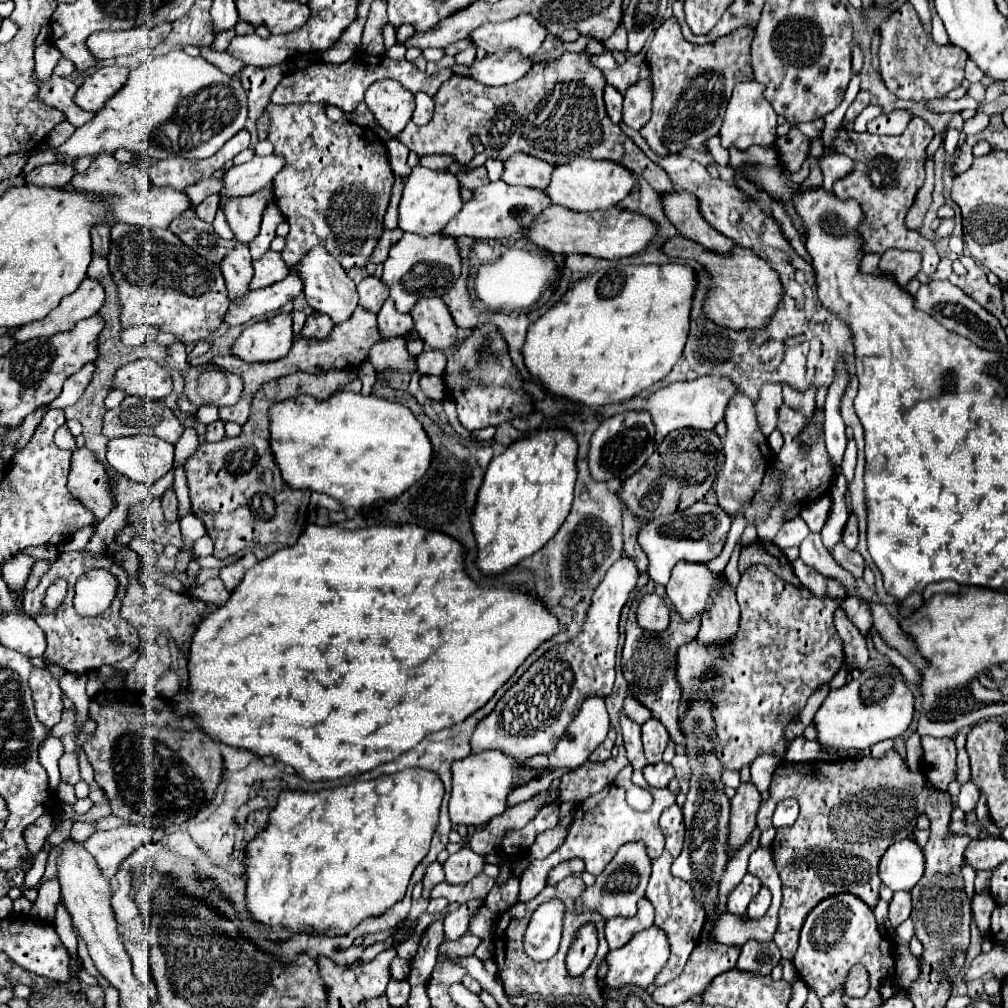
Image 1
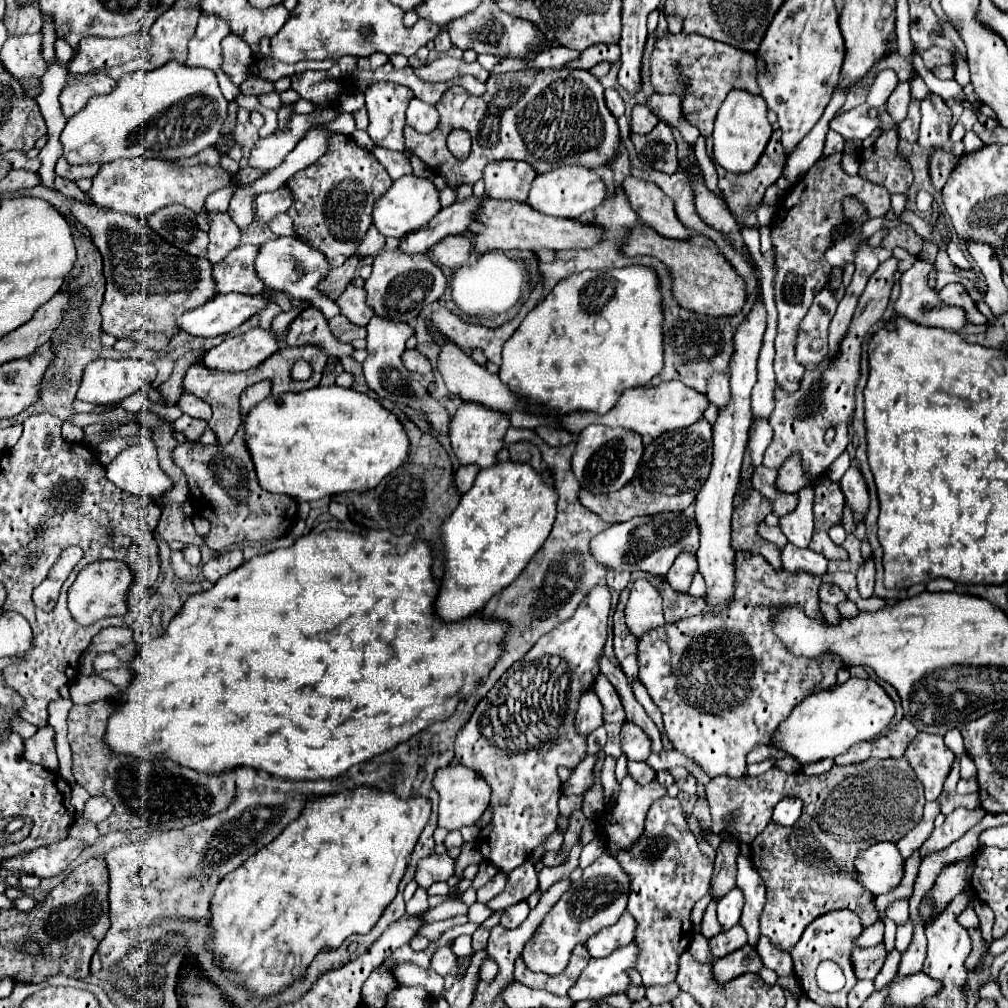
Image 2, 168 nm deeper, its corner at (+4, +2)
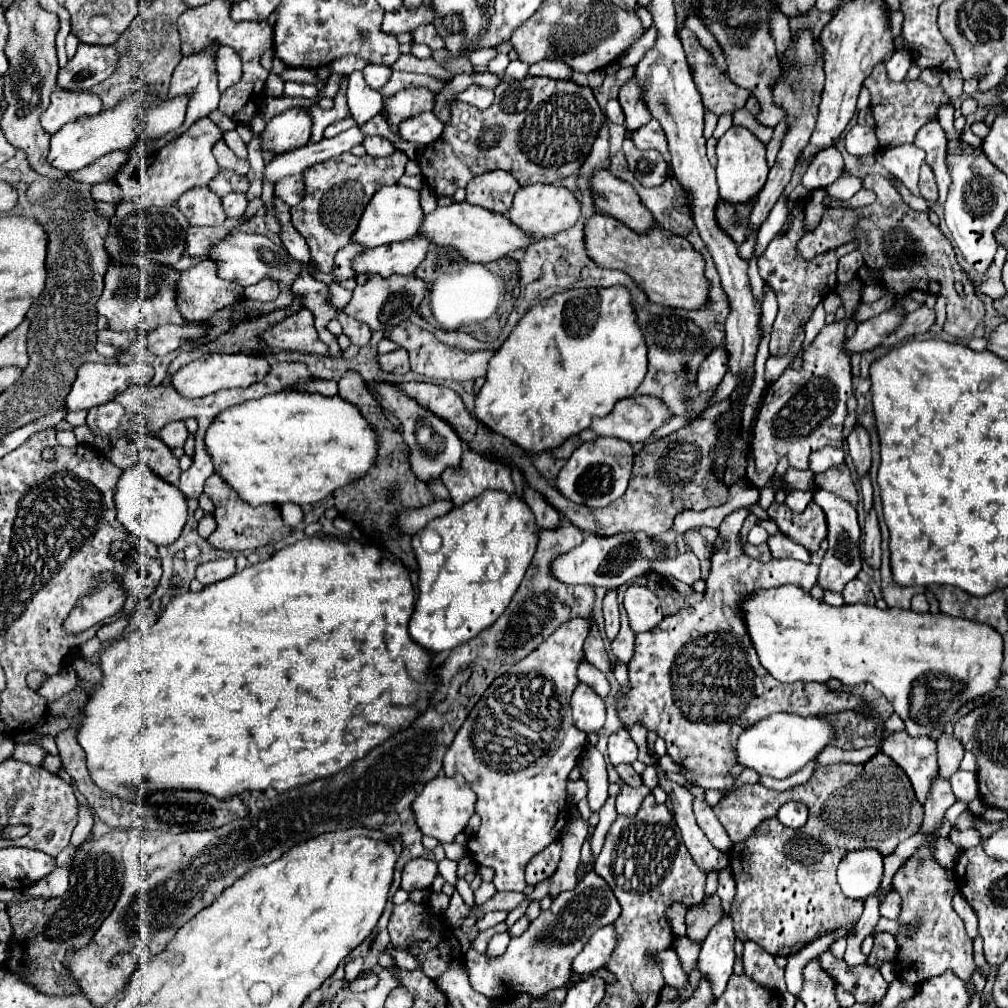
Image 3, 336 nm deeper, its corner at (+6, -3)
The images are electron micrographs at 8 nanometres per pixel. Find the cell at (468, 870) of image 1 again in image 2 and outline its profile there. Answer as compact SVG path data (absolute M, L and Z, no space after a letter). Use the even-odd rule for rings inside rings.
M435 853L419 863L415 881L419 883L419 887L429 889L435 881L447 881L453 873L455 873L455 859L451 859L449 853L443 855Z

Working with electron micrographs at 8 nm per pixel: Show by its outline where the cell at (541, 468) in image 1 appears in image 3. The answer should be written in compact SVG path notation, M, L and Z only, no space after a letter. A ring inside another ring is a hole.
M483 494L483 498L467 502L467 506L459 510L453 508L445 516L431 520L418 536L411 538L419 564L419 594L409 622L409 636L413 642L417 642L423 650L439 654L469 642L481 630L489 628L509 606L515 590L519 588L519 582L531 562L531 554L535 554L537 536L539 532L533 512L523 500L519 500L519 496L503 498L503 494Z

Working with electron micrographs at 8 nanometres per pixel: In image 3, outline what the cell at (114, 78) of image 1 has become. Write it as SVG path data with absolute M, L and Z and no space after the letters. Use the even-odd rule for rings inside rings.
M59 86L51 94L49 108L41 114L41 128L49 134L55 134L67 122L75 122L85 116L95 116L101 110L101 102L97 94L91 92L69 92L59 90Z

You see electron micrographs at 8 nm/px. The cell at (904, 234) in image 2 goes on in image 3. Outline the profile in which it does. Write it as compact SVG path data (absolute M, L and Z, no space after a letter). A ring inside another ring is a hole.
M867 174L863 178L863 188L875 192L877 200L869 206L853 208L853 210L827 206L819 228L815 228L811 234L805 234L799 240L797 244L799 256L811 260L819 254L835 250L841 244L857 242L859 244L857 250L861 250L867 268L879 272L879 280L891 296L899 298L913 290L921 290L933 296L945 296L947 320L943 324L943 330L967 342L973 336L975 326L983 320L985 306L975 294L969 278L963 274L951 242L939 232L937 226L929 222L927 212L911 210L885 176ZM955 282L963 282L963 294L955 292L953 288Z

